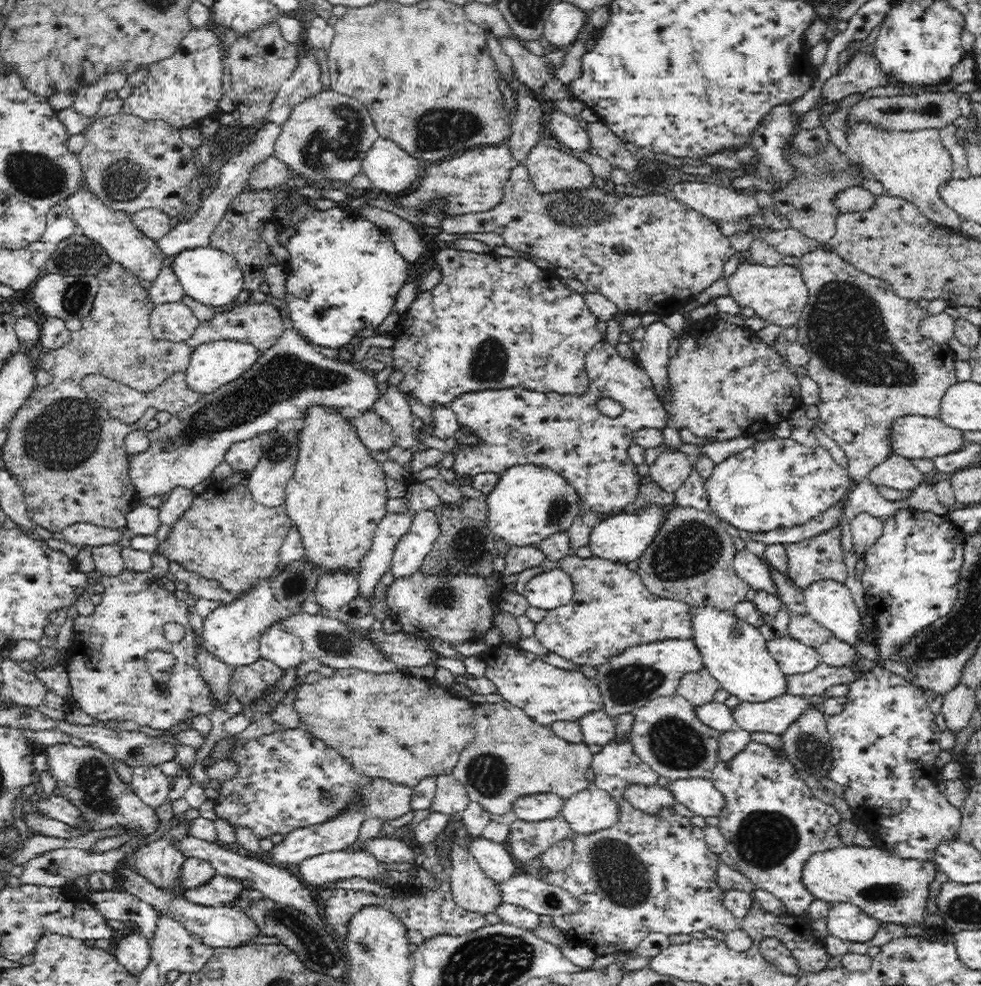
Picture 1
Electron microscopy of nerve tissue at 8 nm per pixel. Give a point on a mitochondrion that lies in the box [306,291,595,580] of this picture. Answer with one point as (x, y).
(488, 363)

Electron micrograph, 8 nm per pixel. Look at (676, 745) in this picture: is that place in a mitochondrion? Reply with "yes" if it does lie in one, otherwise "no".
yes

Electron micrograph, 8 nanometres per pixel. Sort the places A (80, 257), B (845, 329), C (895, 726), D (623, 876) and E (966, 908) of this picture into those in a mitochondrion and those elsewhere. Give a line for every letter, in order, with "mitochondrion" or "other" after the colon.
A: mitochondrion
B: mitochondrion
C: other
D: mitochondrion
E: mitochondrion

